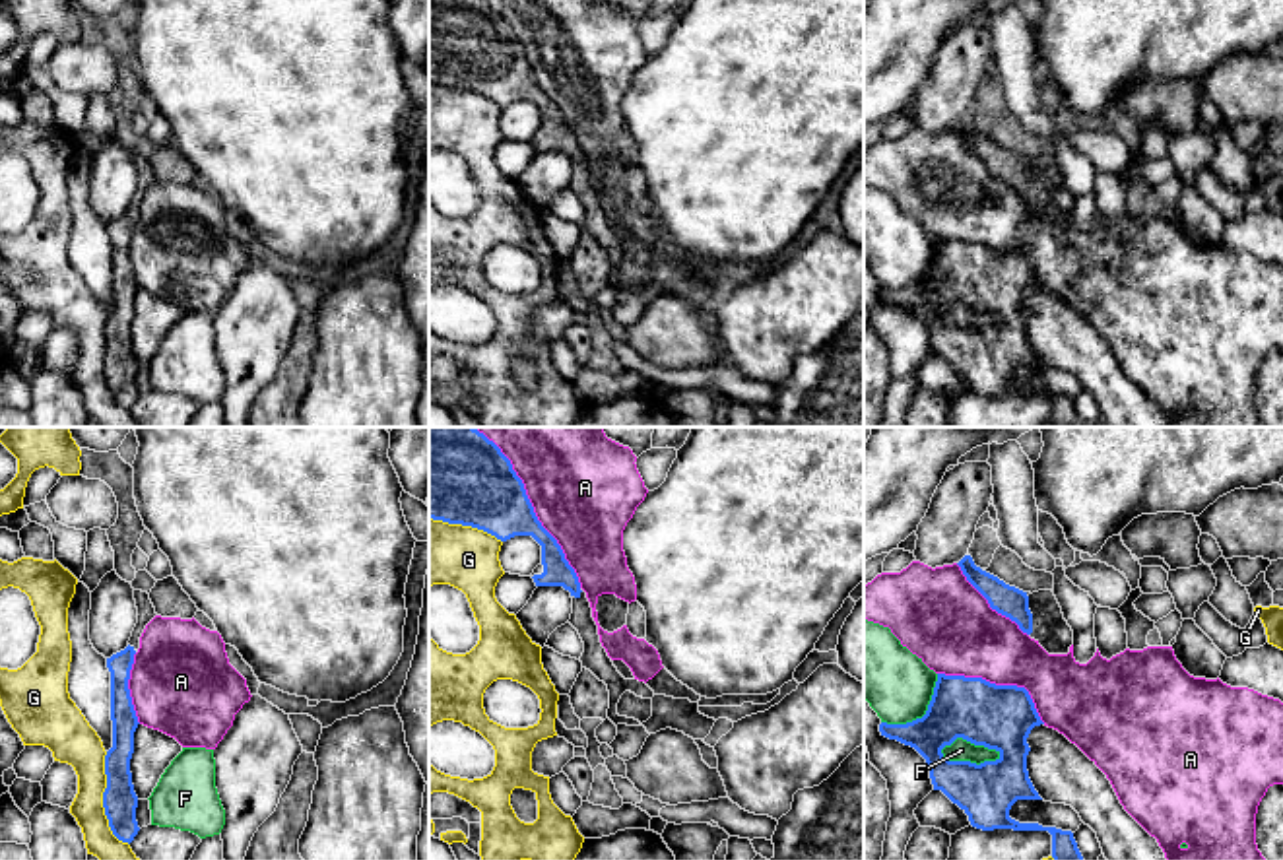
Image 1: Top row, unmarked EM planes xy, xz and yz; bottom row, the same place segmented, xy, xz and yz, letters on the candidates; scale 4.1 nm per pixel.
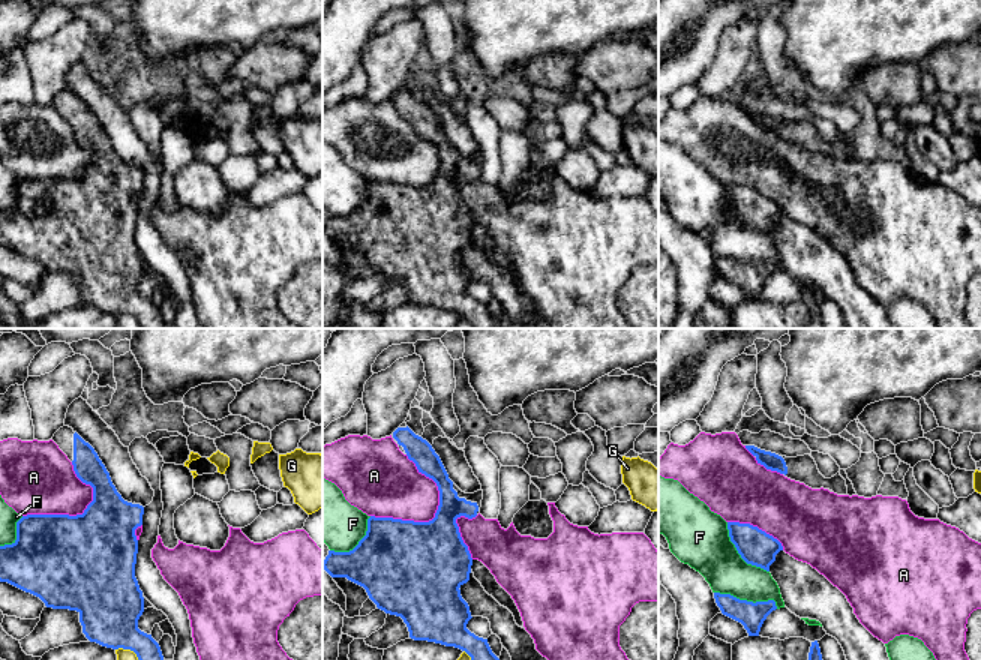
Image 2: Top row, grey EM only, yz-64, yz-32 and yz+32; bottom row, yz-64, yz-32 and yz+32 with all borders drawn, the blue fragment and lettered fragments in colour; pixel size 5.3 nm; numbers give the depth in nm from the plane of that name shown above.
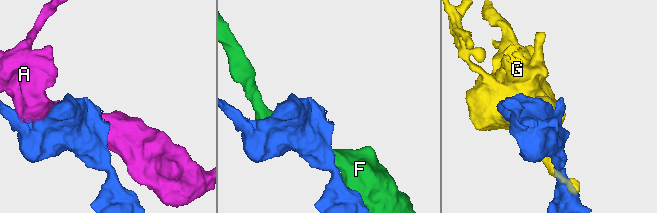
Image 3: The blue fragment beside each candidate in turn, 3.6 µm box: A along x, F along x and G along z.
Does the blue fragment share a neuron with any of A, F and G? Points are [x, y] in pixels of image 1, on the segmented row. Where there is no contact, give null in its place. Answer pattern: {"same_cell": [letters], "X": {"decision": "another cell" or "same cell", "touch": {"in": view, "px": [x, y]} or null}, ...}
{"same_cell": [], "A": {"decision": "another cell", "touch": {"in": "xz", "px": [530, 505]}}, "F": {"decision": "another cell", "touch": {"in": "yz", "px": [969, 761]}}, "G": {"decision": "another cell", "touch": {"in": "xy", "px": [103, 800]}}}

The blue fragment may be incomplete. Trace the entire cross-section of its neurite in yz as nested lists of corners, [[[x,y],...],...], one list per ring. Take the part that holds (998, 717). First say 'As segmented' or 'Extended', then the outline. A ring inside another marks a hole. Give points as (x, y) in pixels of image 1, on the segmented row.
As segmented. [[[938,674],[926,714],[906,724],[881,722],[879,732],[926,759],[934,790],[957,804],[972,827],[1048,831],[1054,860],[1083,860],[1071,831],[1009,817],[1017,800],[1042,800],[1027,771],[1027,738],[1040,724],[1044,722],[1025,687]],[[957,738],[996,749],[1000,757],[980,765],[949,761],[941,749]]]

